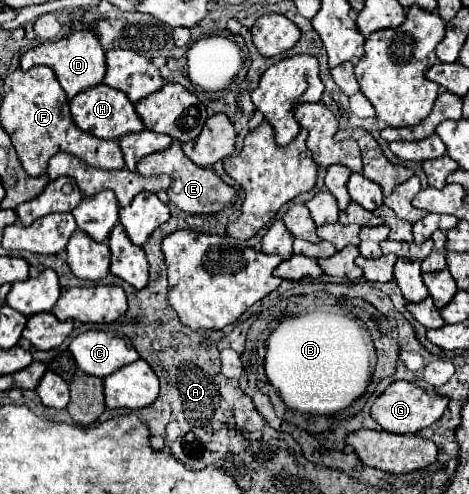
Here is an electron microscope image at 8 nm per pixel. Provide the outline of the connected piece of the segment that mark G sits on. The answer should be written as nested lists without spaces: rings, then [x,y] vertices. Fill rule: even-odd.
[[[393,381],[383,395],[379,395],[371,407],[371,417],[385,429],[391,433],[401,433],[401,435],[411,435],[417,433],[425,427],[429,427],[431,423],[435,423],[447,409],[449,399],[445,395],[439,393],[427,393],[425,389],[421,389],[415,383],[409,381]]]

